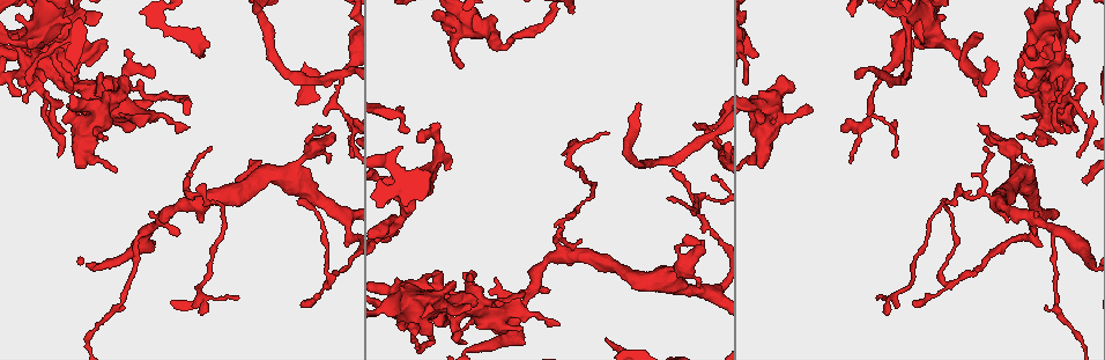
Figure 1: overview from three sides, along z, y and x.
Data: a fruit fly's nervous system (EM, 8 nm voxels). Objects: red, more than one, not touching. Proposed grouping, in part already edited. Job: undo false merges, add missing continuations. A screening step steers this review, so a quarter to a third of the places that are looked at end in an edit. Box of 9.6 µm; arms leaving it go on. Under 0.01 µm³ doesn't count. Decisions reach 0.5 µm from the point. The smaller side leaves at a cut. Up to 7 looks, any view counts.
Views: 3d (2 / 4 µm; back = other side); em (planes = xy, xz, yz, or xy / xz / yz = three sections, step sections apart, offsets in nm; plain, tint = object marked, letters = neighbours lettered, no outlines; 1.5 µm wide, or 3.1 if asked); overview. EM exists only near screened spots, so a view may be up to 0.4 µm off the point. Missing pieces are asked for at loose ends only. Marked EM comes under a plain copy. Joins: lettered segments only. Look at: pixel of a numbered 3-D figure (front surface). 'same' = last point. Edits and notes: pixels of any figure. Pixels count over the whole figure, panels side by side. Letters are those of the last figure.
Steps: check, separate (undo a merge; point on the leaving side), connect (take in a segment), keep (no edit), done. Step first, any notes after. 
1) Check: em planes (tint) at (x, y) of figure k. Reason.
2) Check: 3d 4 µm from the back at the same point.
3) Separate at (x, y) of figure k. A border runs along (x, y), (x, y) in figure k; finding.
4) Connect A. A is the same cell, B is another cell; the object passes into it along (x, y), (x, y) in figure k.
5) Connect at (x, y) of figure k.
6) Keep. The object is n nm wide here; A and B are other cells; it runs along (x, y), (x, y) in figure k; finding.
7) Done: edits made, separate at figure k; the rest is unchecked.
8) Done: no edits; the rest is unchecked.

Check: em xy step 8 (letters) at (811, 112) of figure 1. Branch stops here.

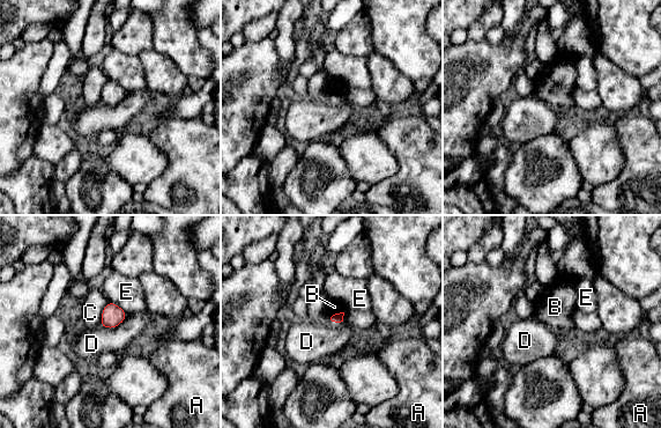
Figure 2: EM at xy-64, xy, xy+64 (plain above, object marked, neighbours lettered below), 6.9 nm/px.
Keep. A, B, C, D and E are other cells; a border runs along (127, 315), (113, 327), (99, 325) in figure 2; no lettered segment goes on from it.

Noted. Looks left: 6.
Check: 3d 2 µm at (521, 293) of figure 1. Tapers out.

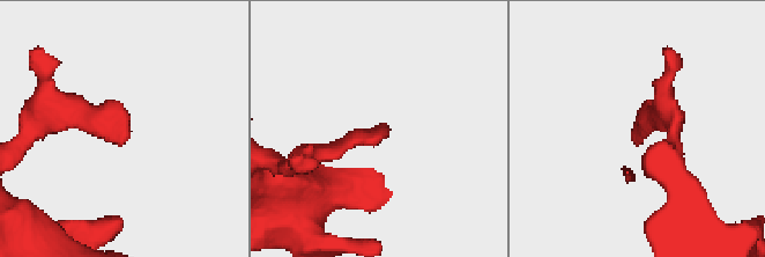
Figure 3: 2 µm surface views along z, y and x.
Check: em xy step 4 (letters) at (117, 143) of figure 3. Need the tissue.

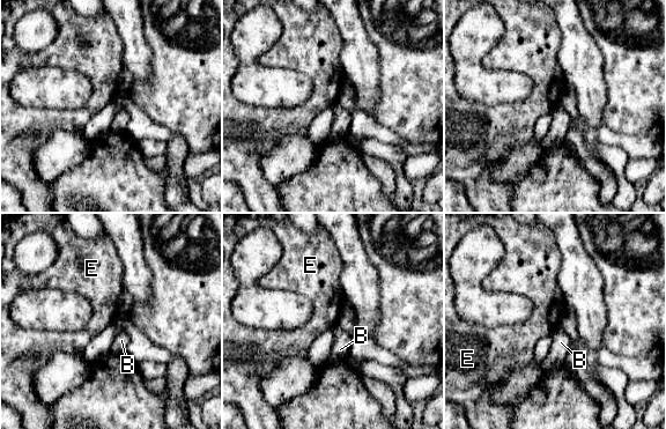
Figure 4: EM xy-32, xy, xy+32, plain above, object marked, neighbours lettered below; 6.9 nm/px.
Check: em planes (letters) at the same point.

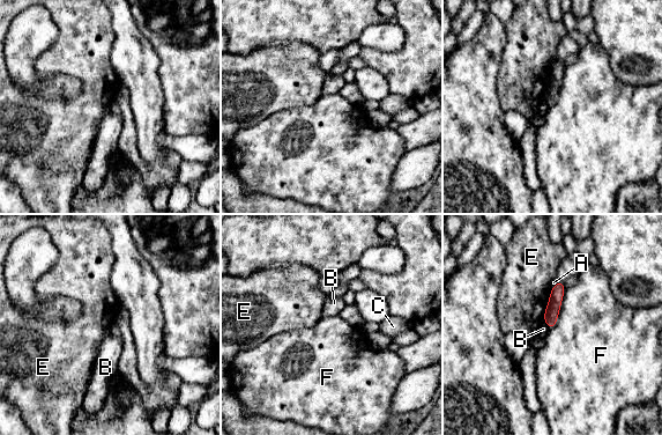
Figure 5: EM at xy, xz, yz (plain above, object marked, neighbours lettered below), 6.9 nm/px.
Keep. The object is 100 nm wide here; A, B, C, E and F are other cells; a border runs along (551, 289), (543, 321) in figure 5; none of them fits.

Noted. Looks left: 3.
Check: em xy step 8 (tint) at (678, 245) of figure 1. An open end.

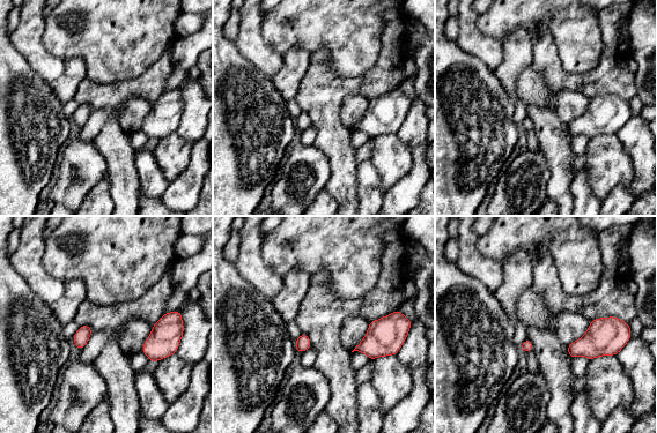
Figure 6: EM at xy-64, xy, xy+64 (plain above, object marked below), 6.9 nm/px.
Check: em planes (letters) at the same point. Cut it another way.

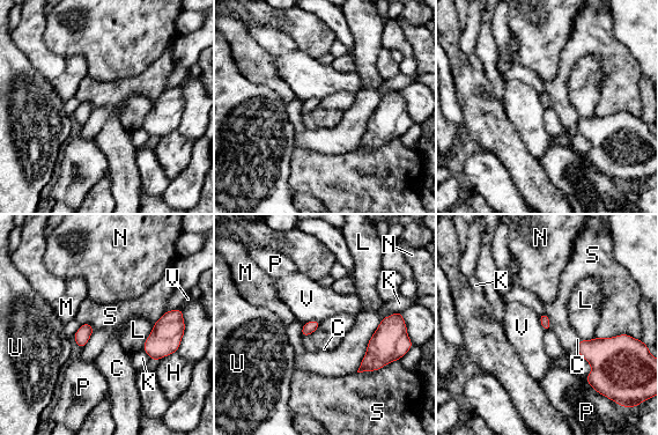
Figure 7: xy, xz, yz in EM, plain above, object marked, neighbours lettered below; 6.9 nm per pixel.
Keep. The longest contact is with L, 420 nm; C, H, K, L, M, N, P, S, U and V are other cells; no lettered segment goes on from it.

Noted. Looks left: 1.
Done: no edits; the rest is unchecked.

